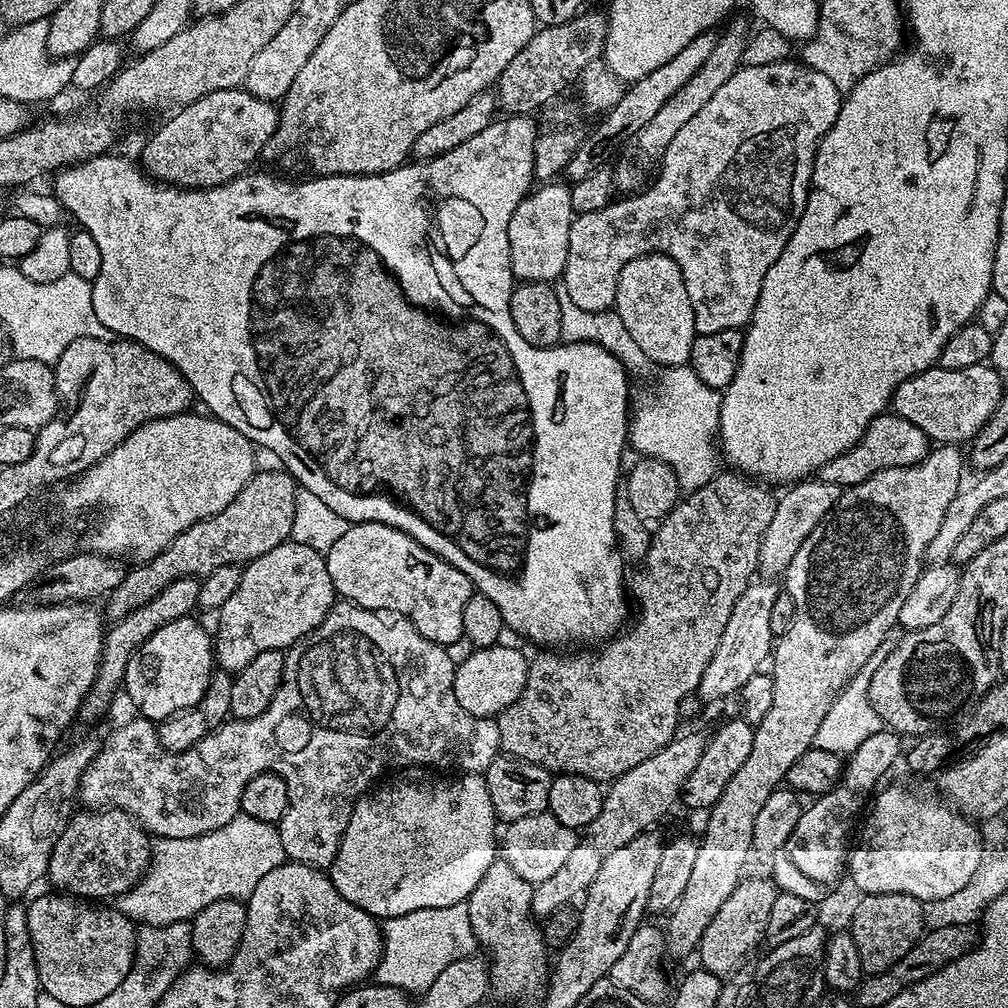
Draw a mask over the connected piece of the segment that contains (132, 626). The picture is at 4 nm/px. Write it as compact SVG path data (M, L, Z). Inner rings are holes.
M183 576L170 582L170 586L158 590L158 594L154 594L154 598L150 598L150 602L146 602L146 606L138 606L138 610L130 610L130 614L126 614L126 618L115 621L105 631L98 674L94 678L92 689L86 694L84 705L80 708L80 716L83 719L92 720L107 710L116 688L118 692L124 683L124 671L130 658L140 649L140 645L146 642L146 638L150 638L150 634L154 634L154 630L162 630L162 626L166 626L166 622L174 622L183 616L191 616L197 611L200 583L201 581L194 576Z

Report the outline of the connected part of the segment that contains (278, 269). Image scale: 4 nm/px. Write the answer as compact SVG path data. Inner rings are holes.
M508 114L508 115L505 115L505 116L504 116L504 117L503 117L503 118L497 118L497 119L495 119L495 120L493 120L493 121L492 121L492 124L491 124L491 125L490 125L490 126L486 126L486 130L482 130L482 134L474 134L474 138L470 138L470 139L469 139L469 140L467 140L467 142L462 142L462 146L454 146L454 150L446 150L446 154L442 154L442 155L441 155L441 156L436 156L436 157L434 157L434 159L433 159L433 160L418 160L418 161L415 161L415 162L405 162L405 163L403 163L403 164L401 164L401 165L400 165L400 167L399 167L399 168L395 168L395 169L394 169L394 170L390 170L390 171L389 171L389 172L383 172L383 173L382 173L382 174L370 174L370 175L369 175L369 176L312 176L312 177L311 177L311 178L304 178L304 179L301 179L301 180L304 180L304 181L302 181L302 182L301 182L301 184L295 184L295 182L294 182L294 181L292 181L292 180L295 180L295 179L292 179L292 178L285 178L285 177L284 177L284 176L283 176L283 175L280 175L280 174L275 174L275 175L276 175L276 176L271 176L271 174L270 174L270 173L268 173L268 172L256 172L256 171L257 171L257 170L249 170L249 171L247 171L247 172L245 172L245 173L244 173L244 175L242 175L242 176L239 176L239 177L238 177L238 178L234 178L234 179L233 179L233 180L231 180L231 181L230 181L230 182L226 182L226 183L225 183L225 184L223 184L223 185L222 185L222 186L214 186L214 187L213 187L213 188L173 188L173 187L171 187L171 186L165 186L165 185L163 185L163 184L161 184L161 183L160 183L160 181L158 181L158 180L154 180L154 179L151 179L151 178L149 178L149 177L148 177L148 176L147 176L147 175L146 175L146 173L145 173L145 171L144 171L144 169L143 169L143 167L141 167L141 165L140 165L140 164L139 164L139 163L137 163L137 161L136 161L136 160L135 160L135 159L132 159L132 160L133 160L133 161L132 161L132 160L127 160L127 158L126 158L126 157L124 157L124 156L112 156L112 155L113 155L113 154L105 154L105 155L103 155L103 156L95 156L95 157L94 157L94 158L90 158L90 159L89 159L89 160L83 160L83 161L82 161L82 163L80 163L80 164L73 164L73 165L71 165L71 166L69 166L69 167L67 167L67 168L61 168L61 169L59 169L59 171L57 171L57 172L56 172L56 173L55 173L55 176L54 176L54 179L56 179L56 189L54 189L54 195L55 195L55 197L56 197L56 198L57 198L57 200L58 200L58 201L59 201L59 204L60 204L60 207L61 207L61 209L64 209L64 210L67 210L67 211L68 211L68 209L69 209L69 210L70 210L70 211L71 211L71 212L72 212L72 213L73 213L73 214L74 214L74 215L75 215L75 216L76 216L76 217L77 217L77 218L78 218L78 220L79 220L79 222L80 222L80 223L81 223L81 224L79 224L79 225L80 225L80 226L81 226L81 227L82 227L82 228L83 228L83 231L85 231L85 232L89 232L89 234L91 234L91 235L92 235L92 237L93 237L93 238L94 238L94 242L98 242L98 250L102 250L102 270L98 270L98 278L97 278L97 279L96 279L96 280L93 280L93 281L92 281L92 301L93 301L93 302L94 302L94 314L98 314L98 320L99 320L99 321L100 321L100 322L102 322L102 326L106 326L106 327L107 327L107 328L109 328L109 330L111 330L111 332L113 332L113 334L115 334L115 335L116 335L116 336L117 336L117 337L120 337L120 338L127 338L127 339L130 339L130 340L134 340L134 341L136 341L136 342L138 342L138 343L139 343L139 344L141 344L141 345L142 345L142 346L146 346L146 348L147 348L147 349L148 349L148 350L150 350L150 351L151 351L151 352L153 352L153 353L154 353L154 354L158 354L158 355L159 355L159 356L161 356L161 357L162 357L162 358L166 358L166 359L167 359L167 360L168 360L168 361L169 361L169 362L171 362L171 364L173 364L173 366L175 366L175 367L176 367L176 368L177 368L177 370L178 370L178 371L179 371L179 372L181 372L181 373L182 373L182 375L184 375L184 377L185 377L185 378L186 378L186 380L187 380L187 381L188 381L188 382L190 382L190 386L191 386L191 387L192 387L192 391L193 391L193 393L194 393L194 396L195 396L195 399L196 399L196 400L197 400L197 401L199 401L199 403L200 403L200 400L201 400L201 402L202 402L202 403L204 403L204 404L205 404L205 406L206 406L206 407L208 407L208 408L205 408L205 409L207 409L207 411L208 411L208 412L209 412L209 413L211 413L211 415L213 415L213 416L215 416L215 417L216 417L216 419L218 419L218 420L221 420L221 421L222 421L222 422L226 422L226 423L227 423L227 424L229 424L229 425L230 425L230 426L234 426L234 430L238 430L238 431L239 431L239 432L240 432L240 433L242 433L242 434L243 434L243 436L244 436L244 437L245 437L245 438L246 438L246 439L248 439L248 440L251 440L251 441L252 441L252 443L253 443L253 445L256 445L256 446L259 446L259 447L260 447L260 448L261 448L261 449L263 449L263 448L262 448L262 447L264 447L264 448L265 448L265 450L266 450L266 451L268 451L268 452L273 452L273 454L274 454L274 455L276 455L276 456L277 456L277 458L278 458L278 459L280 459L280 460L281 460L281 462L282 462L282 463L284 463L284 464L281 464L281 465L283 465L283 467L284 467L284 468L285 468L285 469L286 469L286 470L287 470L287 471L288 471L288 473L289 473L289 474L291 474L291 475L292 475L292 477L293 477L293 478L295 478L295 480L296 480L296 483L297 483L297 485L299 485L299 487L301 487L301 488L305 488L305 489L306 489L306 490L310 490L310 494L314 494L314 495L315 495L315 496L316 496L316 497L317 497L317 498L322 498L322 502L326 502L326 506L330 506L330 510L334 510L334 514L342 514L342 518L346 518L346 519L347 519L347 520L349 520L349 522L363 522L363 521L365 521L365 520L369 520L369 521L370 521L370 522L378 522L378 523L379 523L379 524L385 524L385 525L386 525L386 526L394 526L394 527L395 527L395 528L397 528L397 529L398 529L398 530L402 530L402 531L403 531L403 532L405 532L405 533L406 533L406 534L410 534L410 538L414 538L414 539L415 539L415 540L417 540L417 542L418 542L418 543L420 543L420 544L421 544L421 545L422 545L422 546L426 546L426 550L430 550L430 551L431 551L431 552L433 552L433 553L434 553L434 554L438 554L438 558L442 558L442 559L443 559L443 560L445 560L445 561L446 561L446 562L450 562L450 566L454 566L454 567L455 567L455 568L457 568L457 569L458 569L458 570L462 570L462 574L466 574L466 578L470 578L470 582L471 582L471 583L472 583L472 587L473 587L473 589L475 589L475 591L476 591L476 592L477 592L477 593L480 593L480 594L482 594L482 595L485 595L485 596L486 596L486 598L490 598L490 600L491 600L491 601L493 601L493 602L494 602L494 603L495 603L495 605L496 605L496 606L498 606L498 609L500 609L500 610L501 610L501 614L502 614L502 618L503 618L503 619L504 619L504 626L505 626L505 627L506 627L506 628L513 628L513 629L514 629L514 630L515 630L515 631L516 631L516 633L517 633L517 634L518 634L518 635L520 635L520 636L522 636L522 637L524 637L524 639L525 639L525 641L528 641L528 642L531 642L531 643L532 643L532 640L533 640L533 642L534 642L534 643L536 643L536 644L540 644L540 645L536 645L536 646L564 646L564 645L560 645L560 644L584 644L584 645L580 645L580 646L599 646L599 645L601 645L601 644L603 644L603 643L605 643L605 642L607 642L607 641L609 641L609 640L611 640L611 639L612 639L612 637L613 637L613 636L615 636L615 635L617 635L617 633L619 633L619 632L620 632L620 631L621 631L621 629L623 629L623 628L624 628L624 627L625 627L625 624L626 624L626 621L627 621L627 620L628 620L628 619L629 619L629 616L630 616L630 600L629 600L629 597L628 597L628 596L627 596L627 595L626 595L626 572L625 572L625 576L624 576L624 564L625 564L625 565L626 565L626 560L625 560L625 557L624 557L624 556L623 556L623 555L622 555L622 553L621 553L621 551L620 551L620 549L619 549L619 547L618 547L618 545L617 545L617 542L616 542L616 531L615 531L615 530L614 530L614 502L615 502L615 501L616 501L616 497L617 497L617 495L618 495L618 489L616 489L616 487L618 487L618 486L619 486L619 484L620 484L620 487L621 487L621 484L622 484L622 468L621 468L621 472L620 472L620 459L622 459L622 458L623 458L623 456L624 456L624 448L625 448L625 452L626 452L626 445L627 445L627 444L628 444L628 422L629 422L629 419L630 419L630 396L629 396L629 400L628 400L628 379L630 379L630 376L629 376L629 373L628 373L628 372L627 372L627 371L626 371L626 369L624 369L624 367L623 367L623 366L622 366L622 362L618 362L618 358L614 358L614 354L610 354L610 353L609 353L609 352L607 352L607 351L606 351L606 350L605 350L605 348L603 348L603 347L602 347L602 346L598 346L598 345L597 345L597 344L587 344L587 343L586 343L586 342L578 342L578 343L577 343L577 344L569 344L569 343L567 343L567 342L559 342L559 343L557 343L557 344L555 344L555 345L553 345L553 347L552 347L552 348L539 348L539 347L538 347L538 346L532 346L532 345L530 345L530 344L529 344L529 343L528 343L528 342L526 342L526 339L525 339L525 338L522 338L522 334L520 334L520 333L519 333L519 331L518 331L518 330L516 330L516 329L515 329L515 326L514 326L514 320L513 320L513 318L511 318L511 310L510 310L510 300L511 300L511 294L512 294L512 290L513 290L513 287L514 287L514 277L513 277L513 275L512 275L512 267L511 267L511 266L510 266L510 238L509 238L509 237L508 237L508 231L509 231L509 230L510 230L510 218L514 218L514 210L518 210L518 206L519 206L519 205L520 205L520 203L521 203L521 202L523 202L523 200L524 200L524 198L525 198L525 196L527 196L527 195L528 195L528 193L529 193L529 192L531 192L531 191L533 191L533 188L534 188L534 152L535 152L535 150L536 150L536 139L537 139L537 137L538 137L538 130L536 130L536 124L535 124L535 122L534 122L534 121L532 121L532 120L535 120L535 119L533 119L533 117L532 117L532 116L531 116L531 115L528 115L528 114Z

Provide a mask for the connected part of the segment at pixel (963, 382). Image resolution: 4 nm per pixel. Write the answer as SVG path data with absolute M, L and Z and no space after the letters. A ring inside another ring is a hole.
M988 362L978 366L966 366L966 370L950 370L933 366L922 374L902 382L892 395L891 411L897 416L914 422L918 430L928 435L929 441L937 445L963 445L971 442L990 422L990 414L1006 395L1005 377Z

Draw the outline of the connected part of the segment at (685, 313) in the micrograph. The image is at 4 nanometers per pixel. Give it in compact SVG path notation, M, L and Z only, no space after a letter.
M662 252L639 256L622 270L616 287L614 310L630 330L630 338L638 342L649 362L665 368L678 368L690 361L690 350L697 338L696 315L690 306L690 294L682 278L682 270L674 258Z

